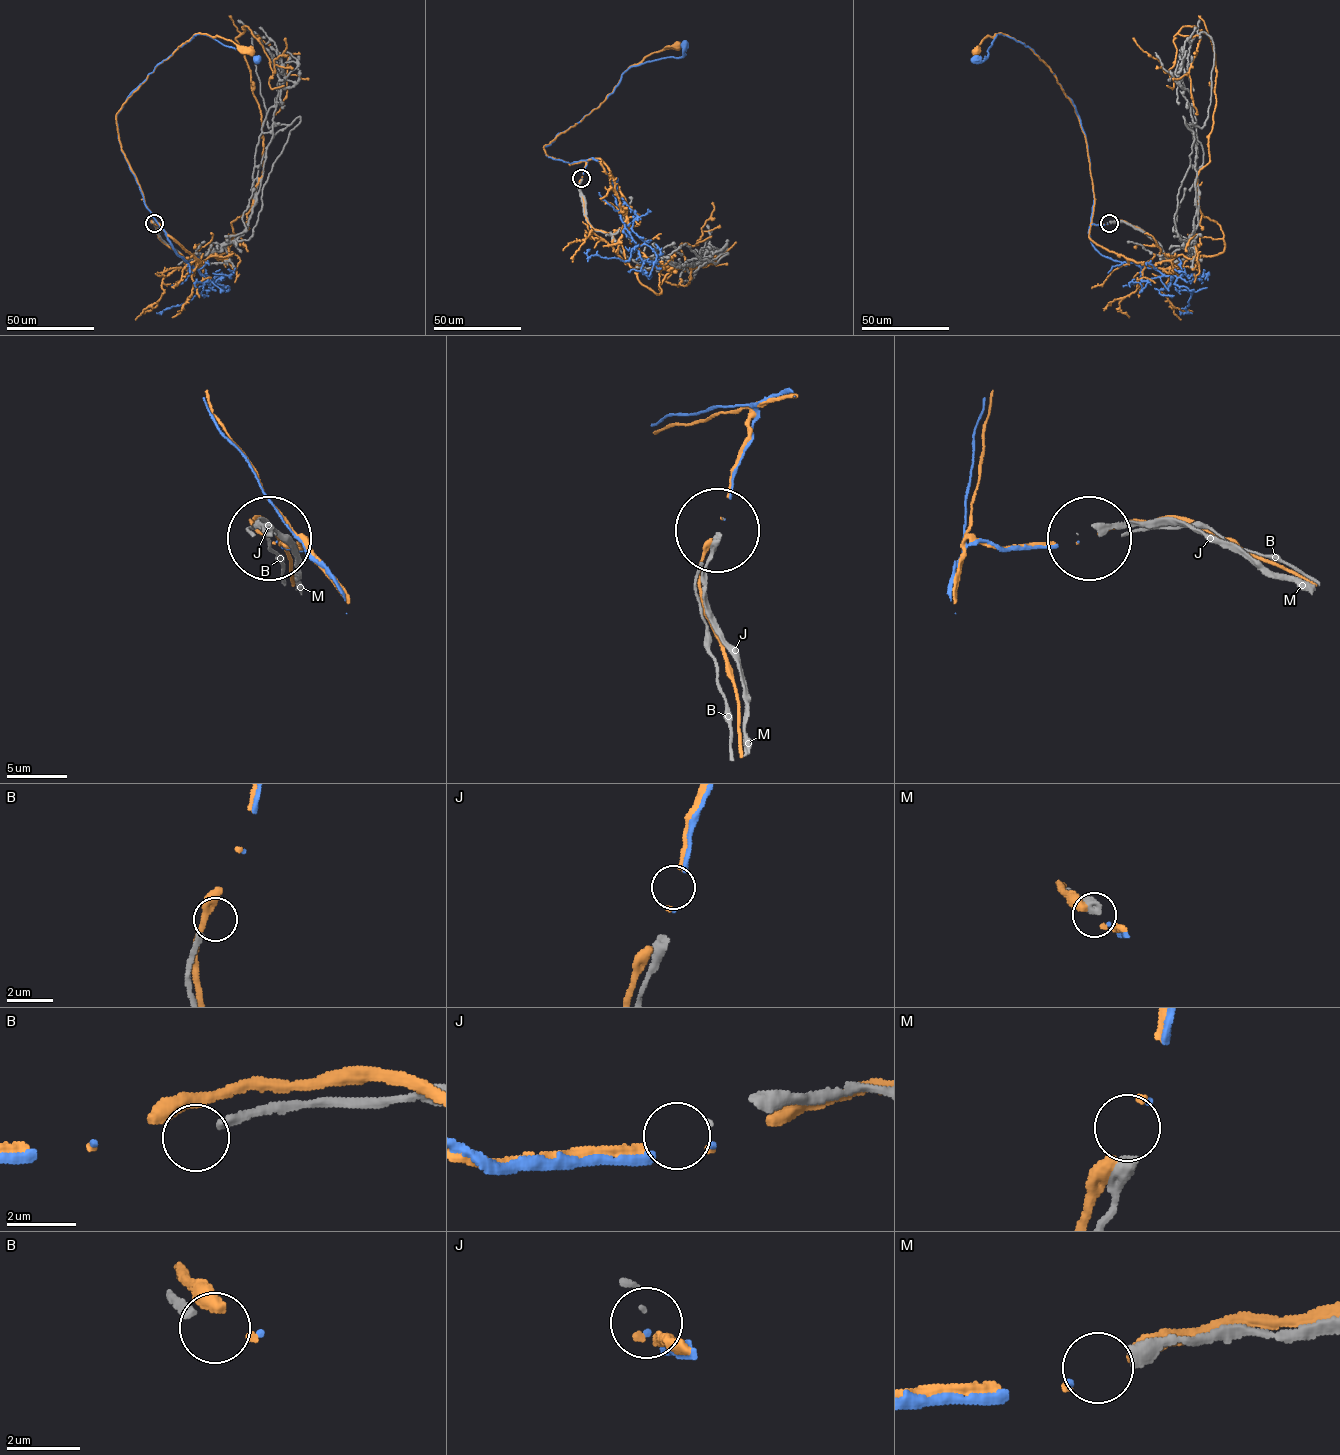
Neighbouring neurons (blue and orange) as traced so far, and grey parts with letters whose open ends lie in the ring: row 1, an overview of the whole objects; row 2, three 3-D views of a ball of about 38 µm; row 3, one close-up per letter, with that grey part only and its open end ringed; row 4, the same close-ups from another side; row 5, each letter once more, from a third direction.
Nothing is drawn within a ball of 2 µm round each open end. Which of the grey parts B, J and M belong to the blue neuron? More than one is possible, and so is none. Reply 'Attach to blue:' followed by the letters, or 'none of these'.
Attach to blue: M

